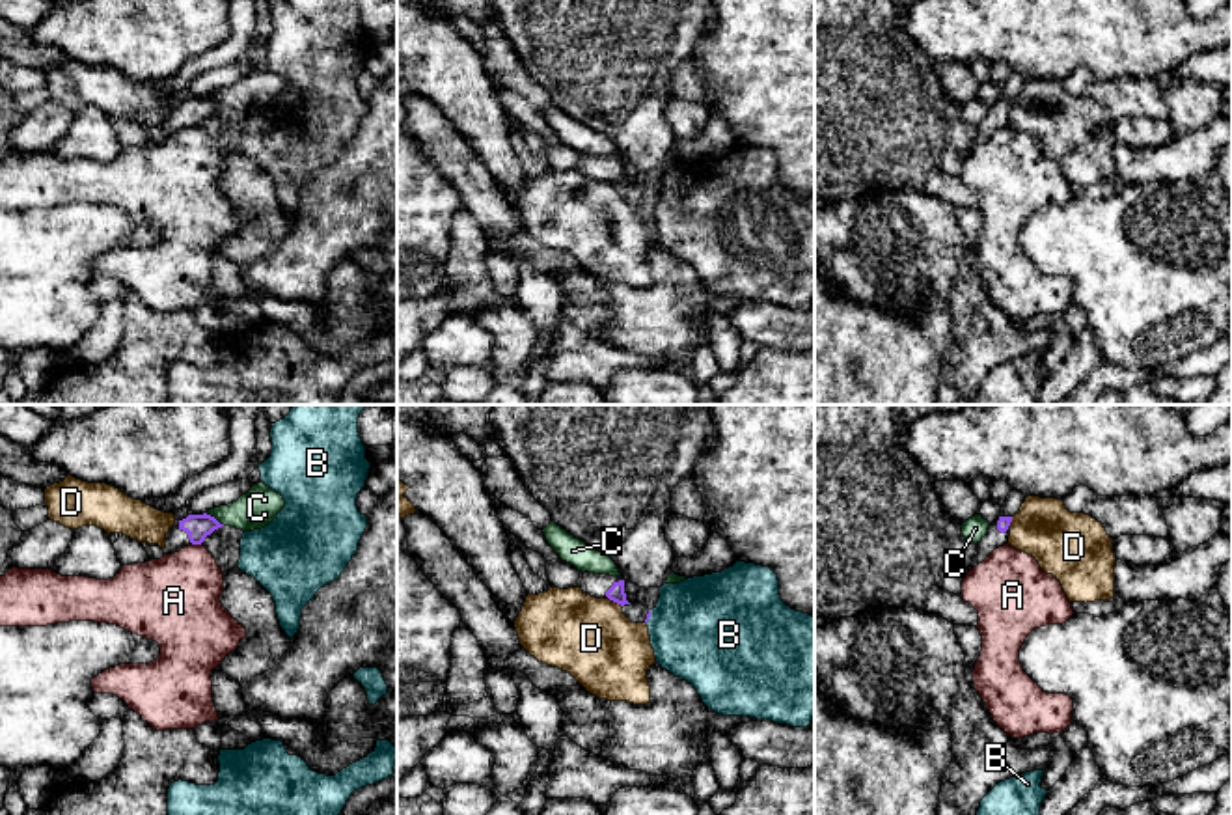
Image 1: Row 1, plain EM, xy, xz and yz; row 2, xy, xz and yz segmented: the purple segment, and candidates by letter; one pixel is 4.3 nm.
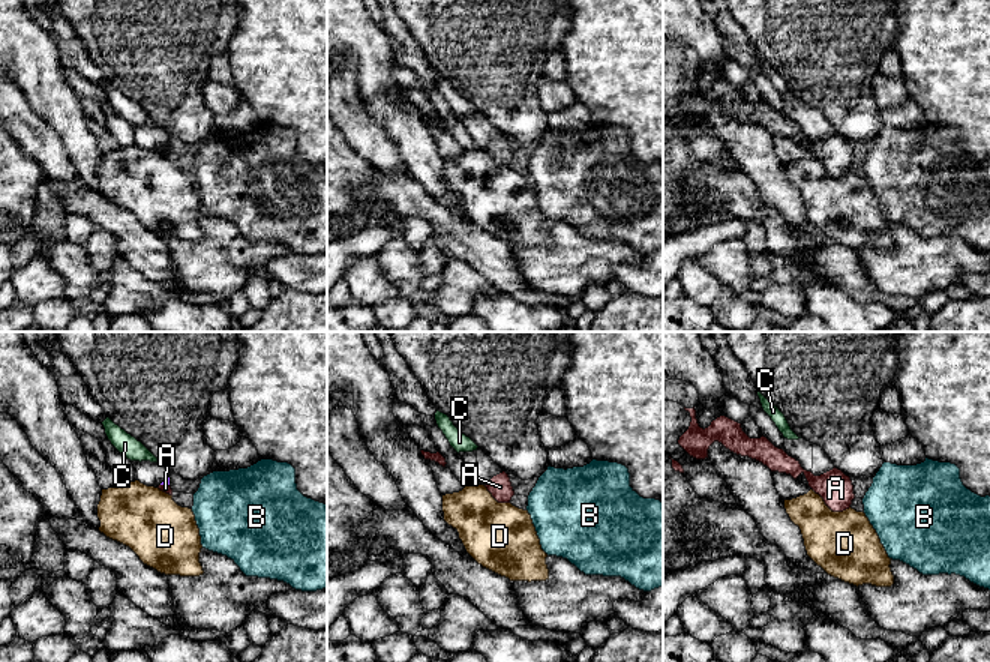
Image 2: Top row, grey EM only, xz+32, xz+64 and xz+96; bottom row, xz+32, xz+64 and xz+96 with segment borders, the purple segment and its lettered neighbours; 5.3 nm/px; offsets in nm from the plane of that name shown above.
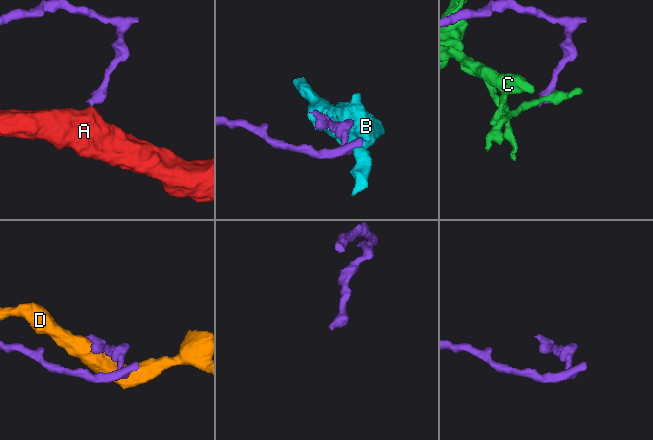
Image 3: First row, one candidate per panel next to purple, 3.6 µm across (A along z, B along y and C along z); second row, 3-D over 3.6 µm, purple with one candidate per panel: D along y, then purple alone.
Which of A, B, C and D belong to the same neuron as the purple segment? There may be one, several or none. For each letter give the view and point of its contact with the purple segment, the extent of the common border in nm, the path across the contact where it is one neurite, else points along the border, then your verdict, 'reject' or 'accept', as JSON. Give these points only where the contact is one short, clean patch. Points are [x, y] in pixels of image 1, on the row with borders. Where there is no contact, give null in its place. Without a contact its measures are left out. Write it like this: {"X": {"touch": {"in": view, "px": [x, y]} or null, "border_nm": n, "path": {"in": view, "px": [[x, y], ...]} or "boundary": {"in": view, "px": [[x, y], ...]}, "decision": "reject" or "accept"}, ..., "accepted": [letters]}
{"A": {"touch": {"in": "xy", "px": [196, 543]}, "border_nm": 40, "boundary": {"in": "xy", "px": [[192, 543], [200, 545]]}, "decision": "reject"}, "B": {"touch": {"in": "xz", "px": [649, 616]}, "border_nm": 60, "decision": "reject"}, "C": {"touch": {"in": "xy", "px": [213, 517]}, "border_nm": 100, "boundary": {"in": "xy", "px": [[205, 513], [224, 524]]}, "decision": "reject"}, "D": {"touch": {"in": "xz", "px": [616, 601]}, "border_nm": 80, "boundary": {"in": "xz", "px": [[608, 597], [621, 607]]}, "decision": "reject"}, "accepted": []}

